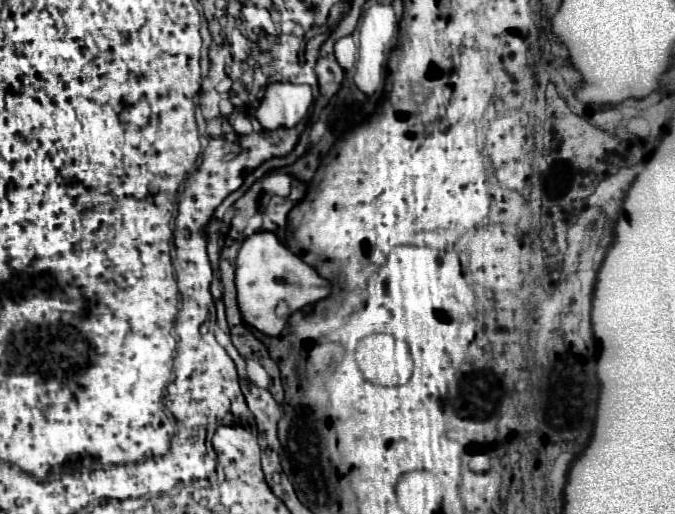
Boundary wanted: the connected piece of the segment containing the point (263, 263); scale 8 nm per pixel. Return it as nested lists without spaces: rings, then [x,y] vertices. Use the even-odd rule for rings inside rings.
[[[258,231],[246,237],[246,241],[238,251],[236,289],[238,289],[238,307],[242,319],[266,335],[278,335],[278,317],[276,317],[278,303],[286,301],[290,311],[298,311],[304,305],[324,299],[330,293],[330,283],[322,279],[300,257],[288,251],[274,233]]]

